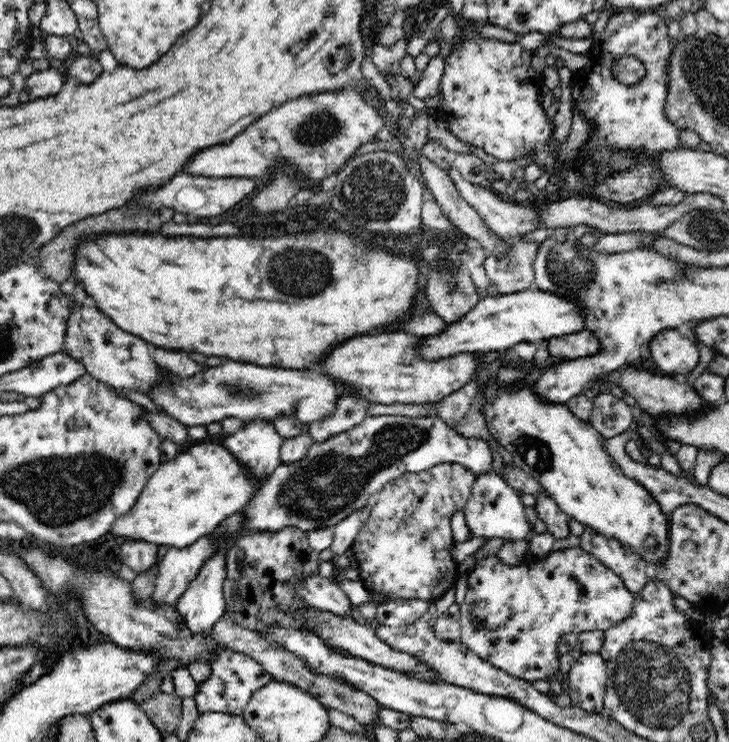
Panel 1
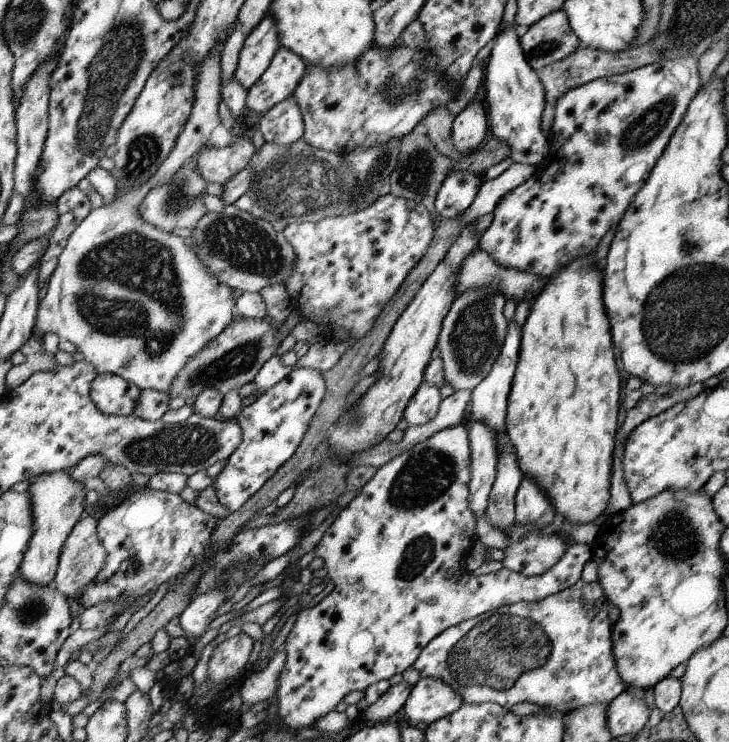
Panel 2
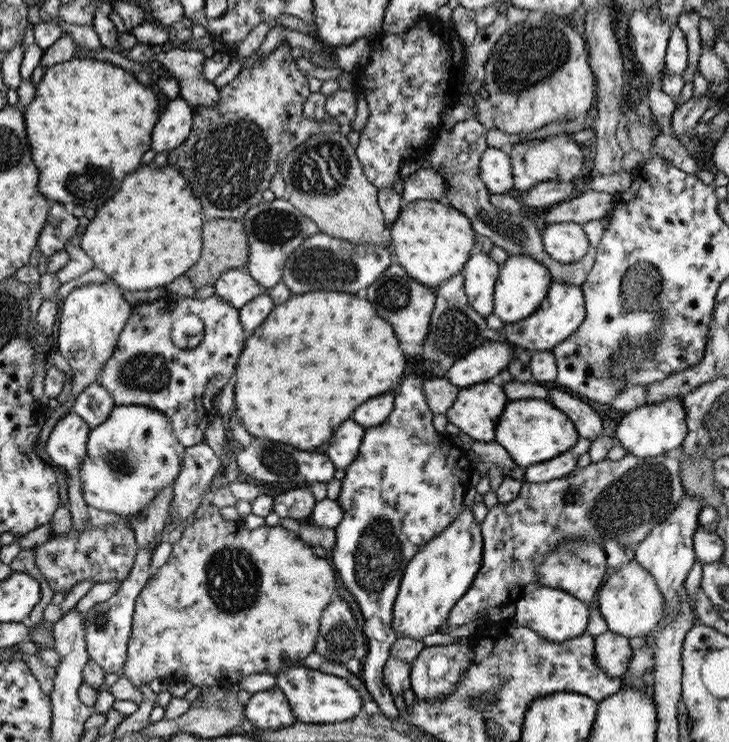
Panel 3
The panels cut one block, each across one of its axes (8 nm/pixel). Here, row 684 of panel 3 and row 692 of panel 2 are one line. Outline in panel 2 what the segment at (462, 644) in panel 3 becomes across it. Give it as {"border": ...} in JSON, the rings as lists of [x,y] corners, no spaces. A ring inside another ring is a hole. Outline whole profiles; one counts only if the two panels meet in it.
{"border":[[[420,679],[404,703],[404,712],[412,724],[432,724],[463,705],[461,696],[440,679]]]}

